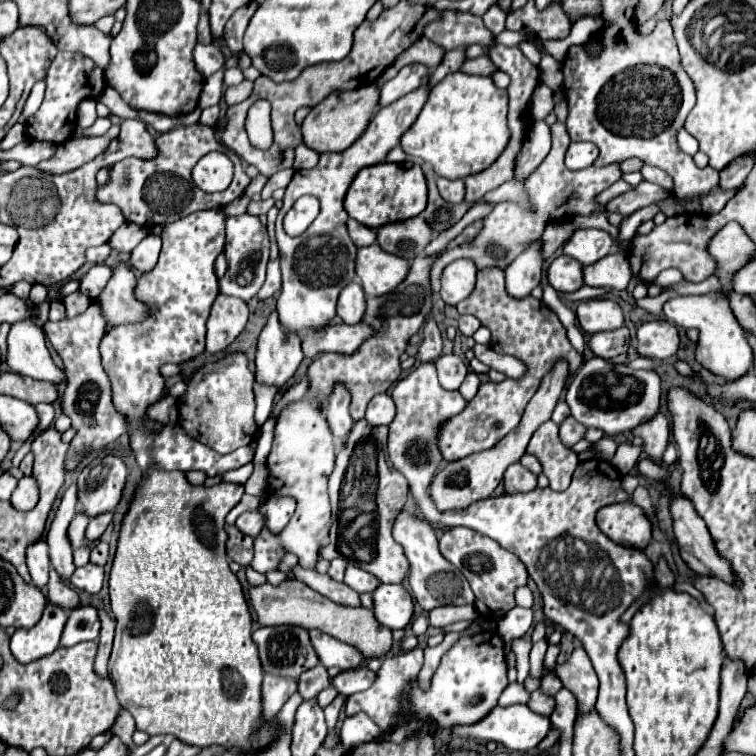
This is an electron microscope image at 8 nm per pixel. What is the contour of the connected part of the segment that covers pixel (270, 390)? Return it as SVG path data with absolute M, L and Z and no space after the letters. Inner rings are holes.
M254 384L254 392L256 392L256 414L254 414L254 420L258 426L262 426L268 416L270 416L270 410L272 410L272 400L274 400L274 394L278 392L278 388L274 386L262 386L262 384Z

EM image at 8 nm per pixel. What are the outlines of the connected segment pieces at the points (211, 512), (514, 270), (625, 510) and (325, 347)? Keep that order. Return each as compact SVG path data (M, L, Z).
M150 468L146 476L142 476L128 512L122 518L122 526L118 532L118 546L116 546L116 556L112 562L110 570L110 604L112 612L116 618L116 636L114 636L114 648L112 656L108 662L108 676L116 688L116 698L124 710L128 710L134 720L136 720L136 730L142 730L150 736L156 734L172 734L182 742L208 748L212 744L222 744L228 750L238 748L246 752L256 752L264 748L272 740L272 722L266 724L264 736L256 736L256 728L260 722L260 684L262 684L262 666L258 660L258 650L252 640L252 616L250 616L250 606L246 600L246 594L242 590L240 580L228 566L228 556L226 556L226 540L228 534L224 530L226 526L226 514L240 502L244 494L244 486L240 484L230 484L230 482L220 482L216 486L194 486L186 480L186 472L166 472L160 468Z
M534 240L528 250L524 250L508 268L506 268L506 290L514 298L528 296L542 278L542 240Z
M620 502L598 510L598 528L614 542L644 550L652 540L652 522L634 502Z
M330 324L322 332L308 332L302 338L302 352L306 358L314 359L320 352L342 352L352 354L358 350L362 340L374 336L370 324Z

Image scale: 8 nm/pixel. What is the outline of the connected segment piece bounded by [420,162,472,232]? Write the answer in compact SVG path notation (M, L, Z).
M422 162L420 166L422 166L424 176L426 176L426 182L428 182L428 206L426 206L426 210L422 212L422 216L424 216L426 222L434 228L434 232L446 230L446 228L454 226L454 224L472 208L472 204L466 202L466 200L460 202L460 204L450 204L450 202L446 202L446 200L438 194L436 174L434 174L434 170L430 168L430 164Z

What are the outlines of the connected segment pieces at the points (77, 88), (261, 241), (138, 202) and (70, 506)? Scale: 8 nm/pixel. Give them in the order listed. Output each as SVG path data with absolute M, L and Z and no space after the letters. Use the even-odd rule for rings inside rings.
M58 52L52 60L52 66L46 74L46 96L42 106L34 116L26 118L26 134L32 140L48 140L60 144L60 140L68 140L76 128L76 108L82 98L94 98L104 90L104 72L82 54L74 52Z
M250 214L227 218L225 226L226 244L224 252L226 252L228 268L224 276L222 276L222 280L220 280L220 292L248 302L250 298L254 298L258 294L258 290L262 288L262 284L266 280L266 269L270 253L268 232L260 224L260 220L256 216L250 216Z
M202 124L178 126L166 134L160 134L156 138L156 148L158 148L158 156L154 160L124 158L124 160L116 162L112 166L108 186L98 188L98 200L118 204L128 222L136 222L140 226L150 226L150 222L152 224L174 222L196 210L224 208L234 198L240 198L244 194L246 186L250 184L250 178L246 176L246 172L242 168L240 156L236 152L232 152L230 148L226 148L216 138L214 126L202 126ZM210 150L220 150L224 154L228 154L228 158L234 162L232 186L228 186L224 192L216 192L216 194L202 192L200 188L196 188L196 184L190 178L194 164L204 156L204 152L210 152Z
M72 484L64 496L62 496L62 502L58 506L58 512L50 524L50 530L46 534L48 538L48 546L50 546L50 560L52 560L52 566L56 568L56 572L62 576L62 578L70 578L72 572L74 572L74 564L72 564L72 548L68 544L68 538L66 538L66 528L72 520L72 516L76 514L76 484Z

